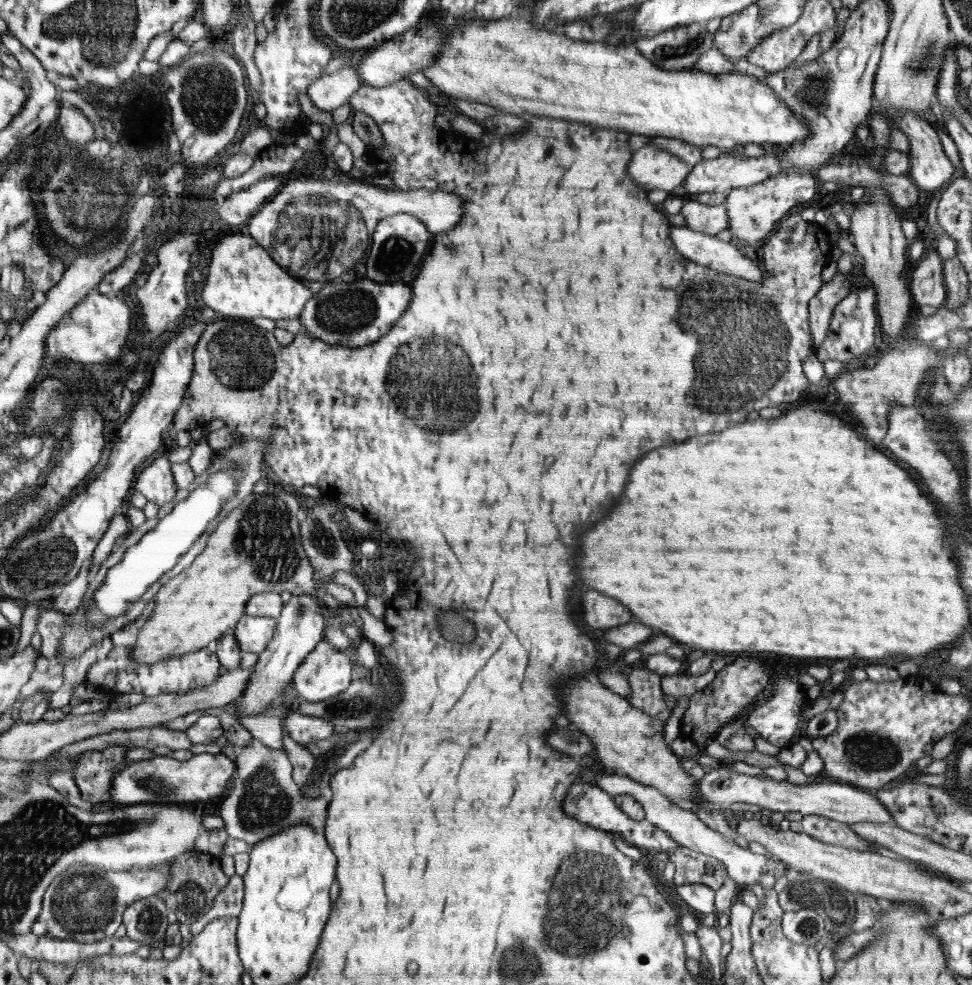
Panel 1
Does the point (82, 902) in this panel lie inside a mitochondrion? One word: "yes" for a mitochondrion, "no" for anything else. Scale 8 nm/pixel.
yes

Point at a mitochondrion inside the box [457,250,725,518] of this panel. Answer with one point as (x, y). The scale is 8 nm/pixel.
(683, 304)

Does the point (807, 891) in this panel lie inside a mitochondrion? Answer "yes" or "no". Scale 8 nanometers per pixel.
yes

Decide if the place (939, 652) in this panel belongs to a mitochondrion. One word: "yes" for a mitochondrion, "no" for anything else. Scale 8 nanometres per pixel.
no

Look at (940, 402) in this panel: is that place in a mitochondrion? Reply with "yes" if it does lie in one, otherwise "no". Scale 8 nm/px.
yes

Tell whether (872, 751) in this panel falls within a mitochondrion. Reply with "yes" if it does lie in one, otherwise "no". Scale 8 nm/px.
yes

